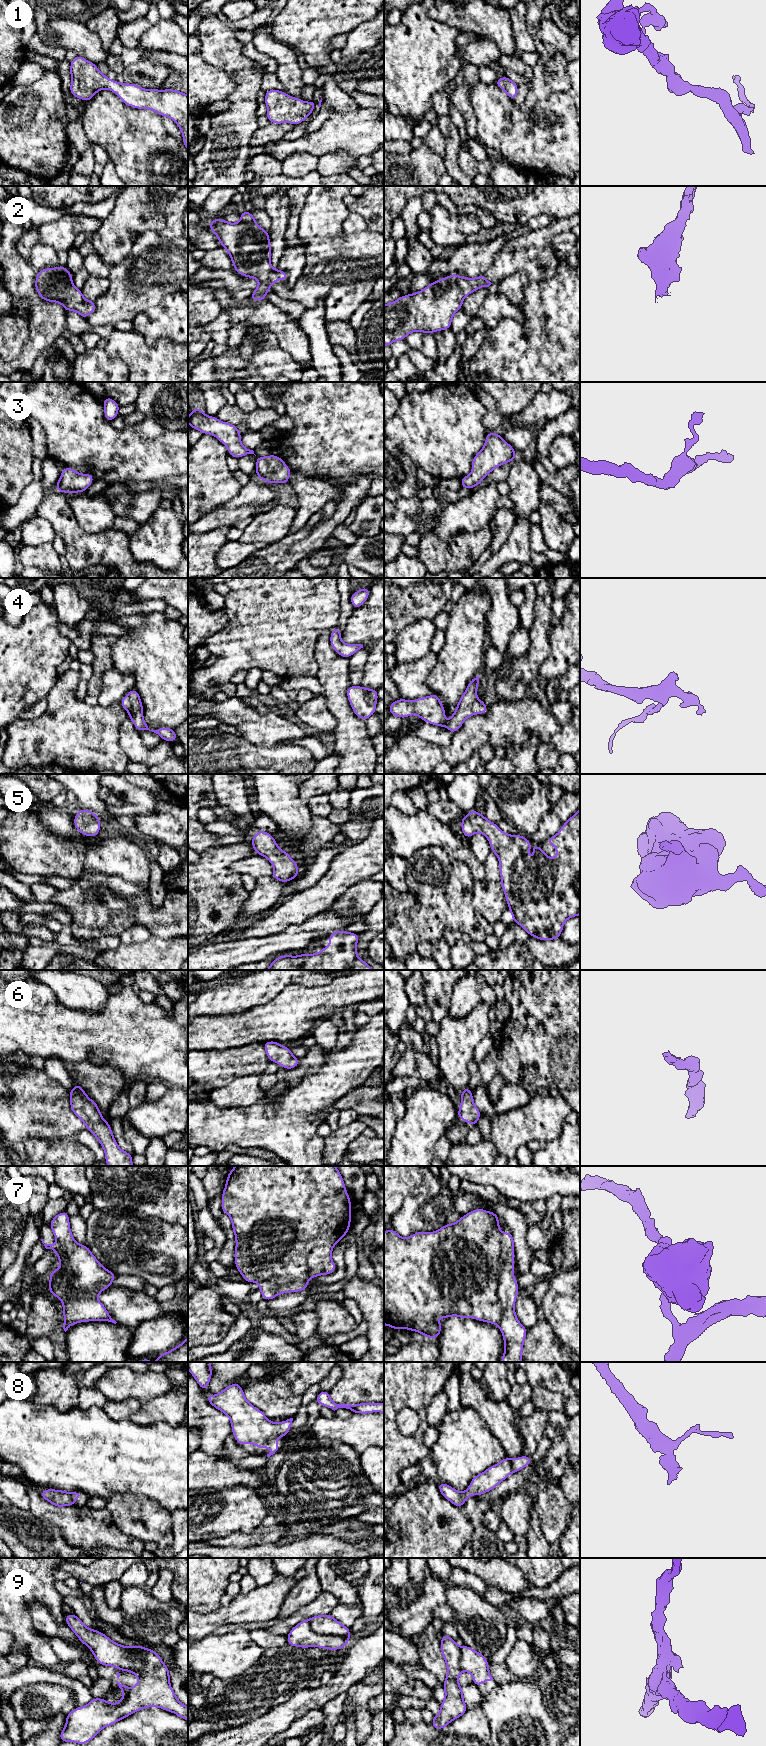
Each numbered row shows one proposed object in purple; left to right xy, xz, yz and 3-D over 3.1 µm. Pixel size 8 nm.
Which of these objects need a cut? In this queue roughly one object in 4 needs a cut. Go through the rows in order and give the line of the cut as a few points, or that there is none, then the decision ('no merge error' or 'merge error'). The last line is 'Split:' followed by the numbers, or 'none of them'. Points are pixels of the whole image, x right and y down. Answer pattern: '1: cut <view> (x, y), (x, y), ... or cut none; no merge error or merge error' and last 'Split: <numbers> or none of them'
1: cut none; no merge error
2: cut none; no merge error
3: cut none; no merge error
4: cut none; no merge error
5: cut none; no merge error
6: cut none; no merge error
7: cut yz (501, 1233), (500, 1282), (498, 1285), (501, 1319), (497, 1324); merge error
8: cut none; no merge error
9: cut xz (307, 1620), (310, 1627), (319, 1634), (336, 1634), (348, 1640); merge error
Split: 7, 9

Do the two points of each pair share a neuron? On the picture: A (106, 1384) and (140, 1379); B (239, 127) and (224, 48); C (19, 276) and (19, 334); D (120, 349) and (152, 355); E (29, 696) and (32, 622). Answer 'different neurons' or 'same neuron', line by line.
A: same neuron
B: same neuron
C: different neurons
D: same neuron
E: same neuron

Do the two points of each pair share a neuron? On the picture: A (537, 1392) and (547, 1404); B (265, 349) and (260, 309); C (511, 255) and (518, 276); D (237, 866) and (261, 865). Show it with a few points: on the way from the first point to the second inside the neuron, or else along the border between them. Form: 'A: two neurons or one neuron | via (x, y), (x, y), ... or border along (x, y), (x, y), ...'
A: one neuron | via (540, 1395), (546, 1401)
B: two neurons | border along (240, 323), (250, 322), (266, 327), (278, 343)
C: two neurons | border along (530, 280), (524, 271), (515, 270), (498, 282)
D: one neuron | via (243, 866), (255, 866)

